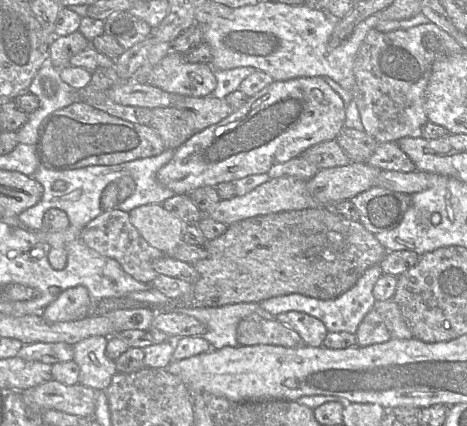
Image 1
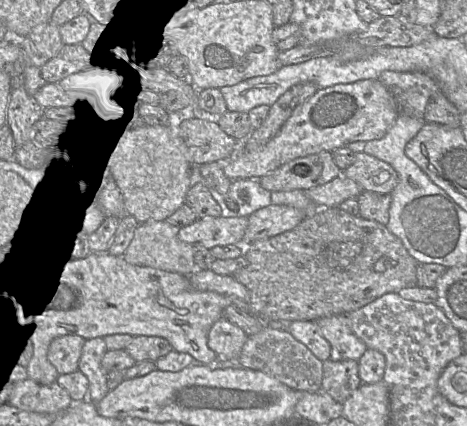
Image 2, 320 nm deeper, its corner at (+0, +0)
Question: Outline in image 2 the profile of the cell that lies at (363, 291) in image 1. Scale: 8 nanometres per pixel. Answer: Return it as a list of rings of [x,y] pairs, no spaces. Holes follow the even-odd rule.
[[[332,315],[315,321],[322,336],[330,343],[332,361],[358,361],[368,349],[348,324],[347,315]]]

